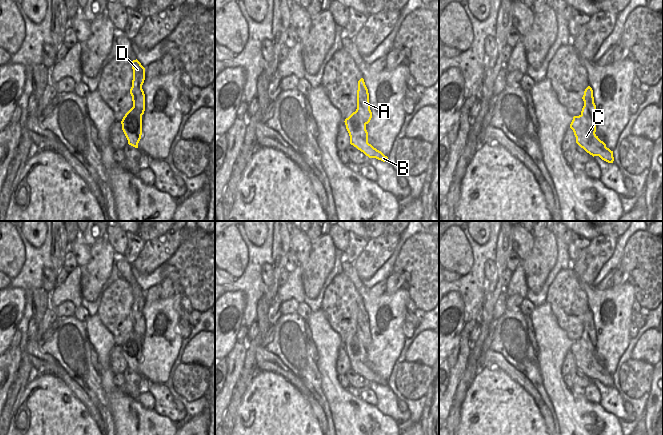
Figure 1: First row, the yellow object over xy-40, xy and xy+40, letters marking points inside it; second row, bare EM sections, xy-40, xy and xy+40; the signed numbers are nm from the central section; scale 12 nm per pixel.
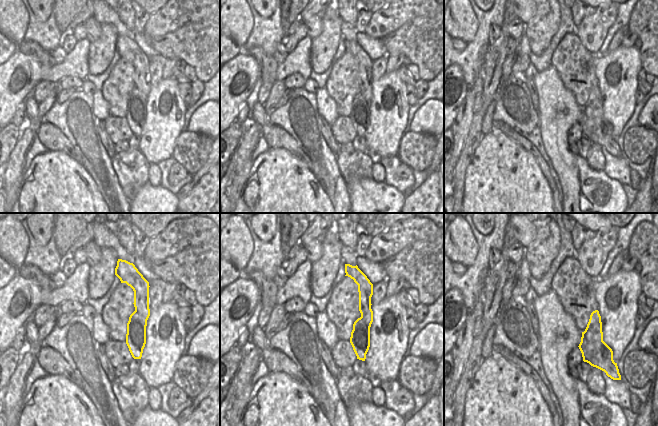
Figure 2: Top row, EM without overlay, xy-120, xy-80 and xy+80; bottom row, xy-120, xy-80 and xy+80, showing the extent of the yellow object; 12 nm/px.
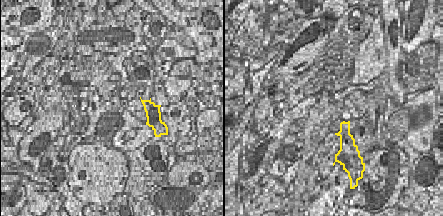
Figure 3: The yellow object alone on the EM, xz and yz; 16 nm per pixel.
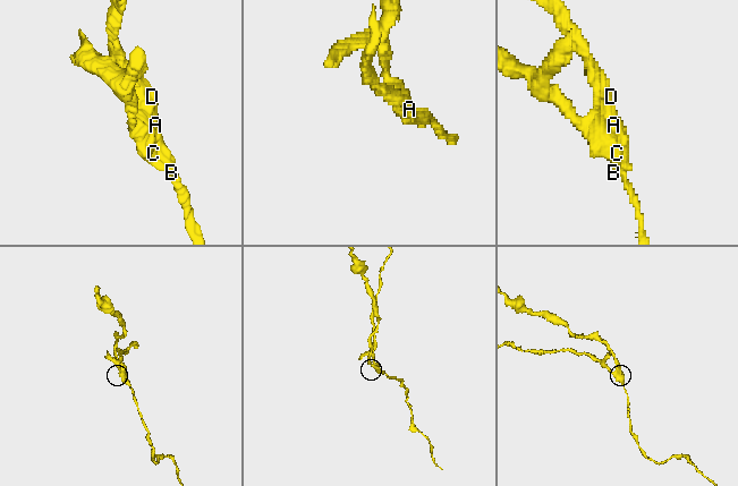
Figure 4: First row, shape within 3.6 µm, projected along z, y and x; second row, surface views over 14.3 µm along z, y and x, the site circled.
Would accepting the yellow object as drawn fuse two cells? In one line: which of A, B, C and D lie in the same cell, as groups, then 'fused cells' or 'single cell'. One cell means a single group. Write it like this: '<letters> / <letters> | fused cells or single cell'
A D / B C | fused cells

